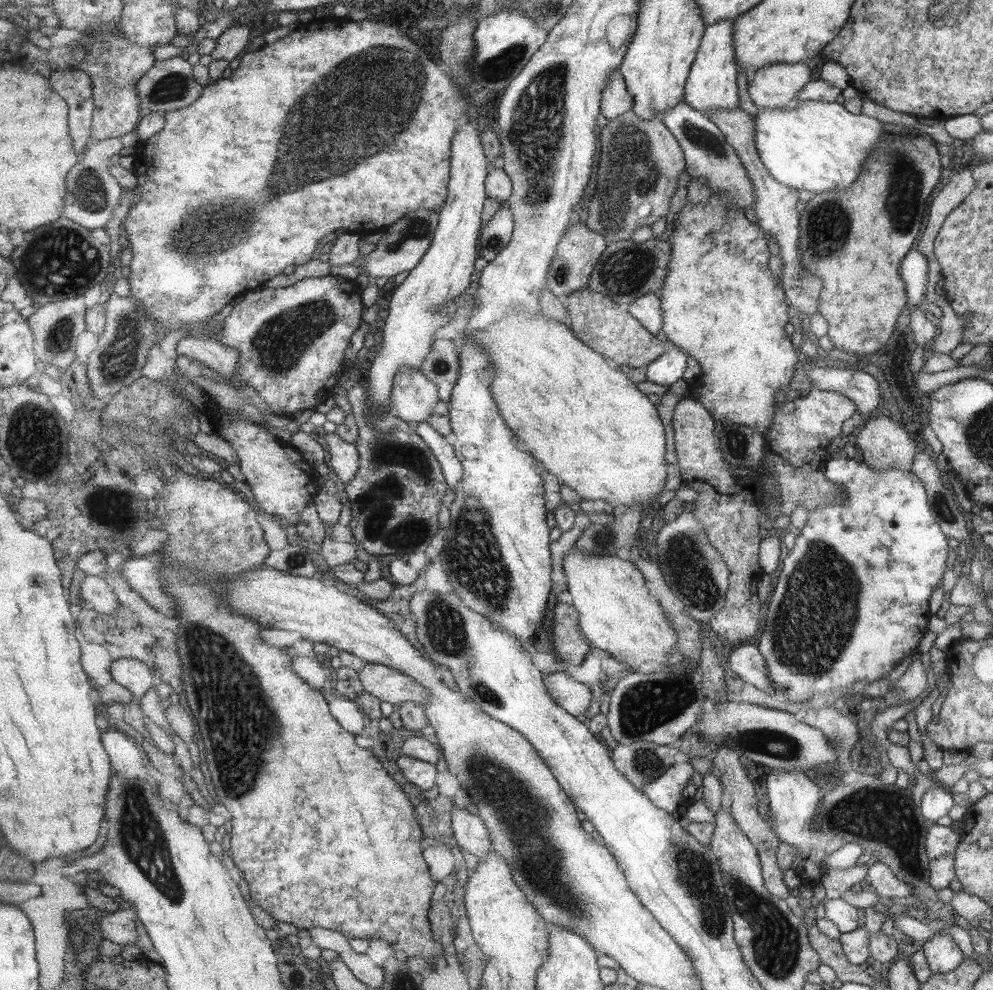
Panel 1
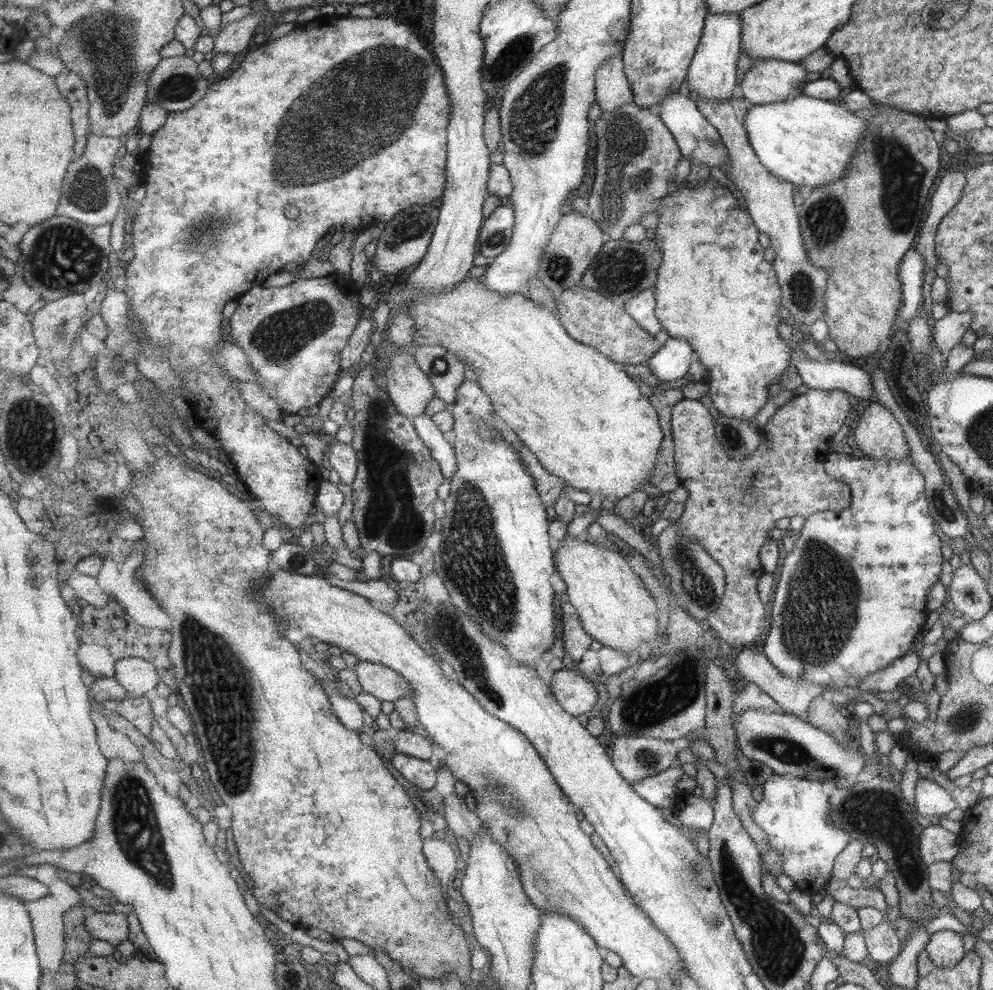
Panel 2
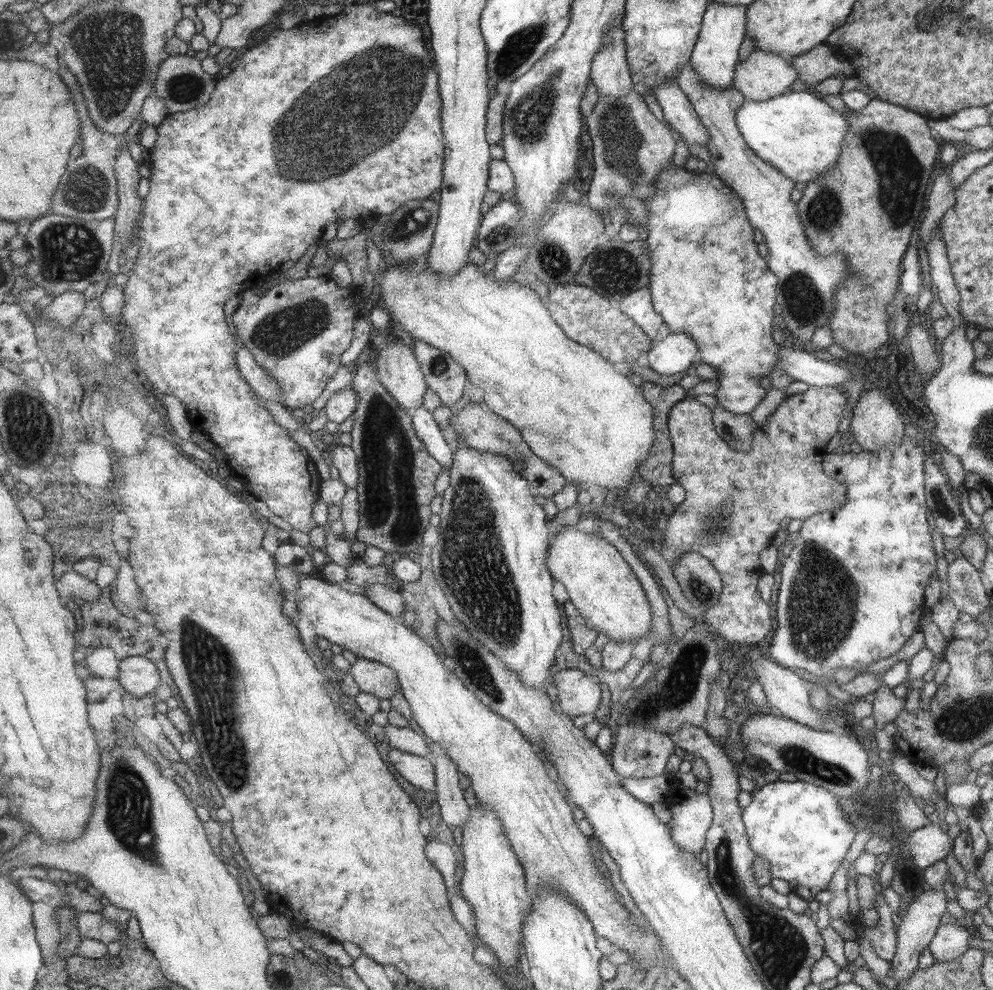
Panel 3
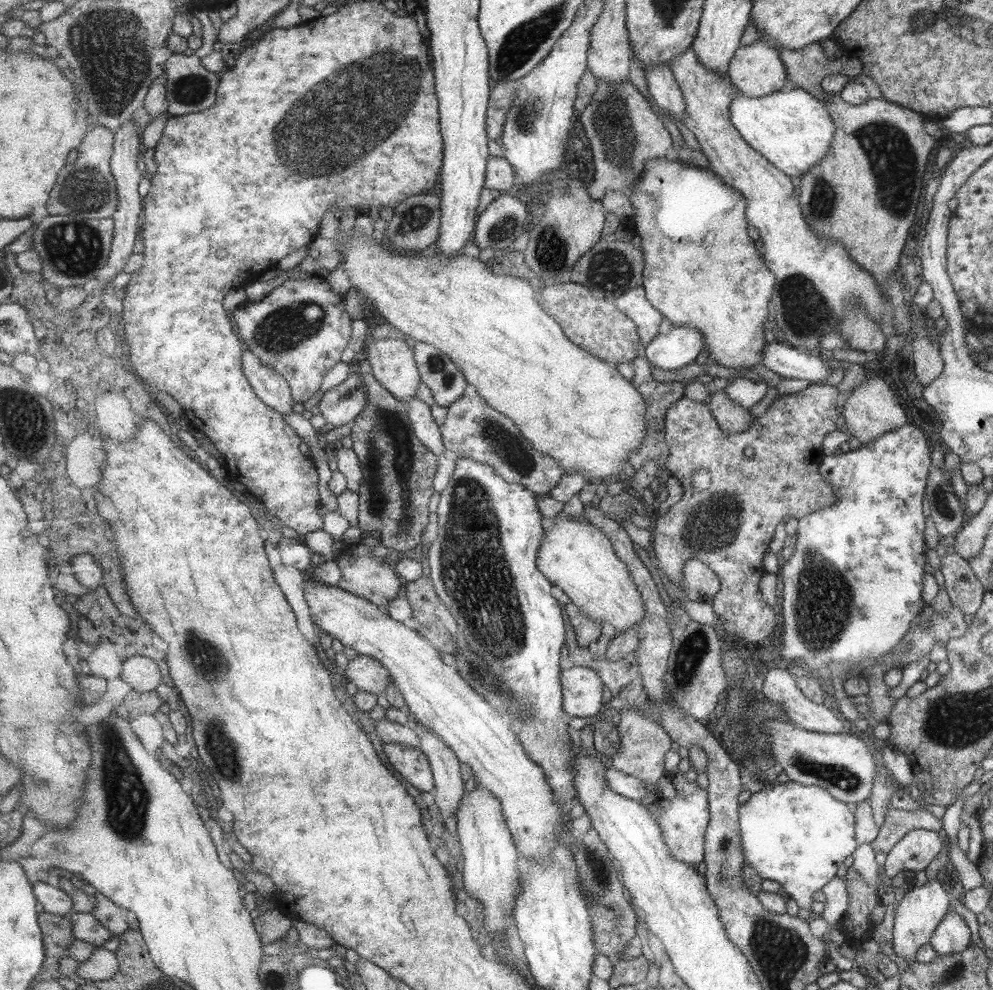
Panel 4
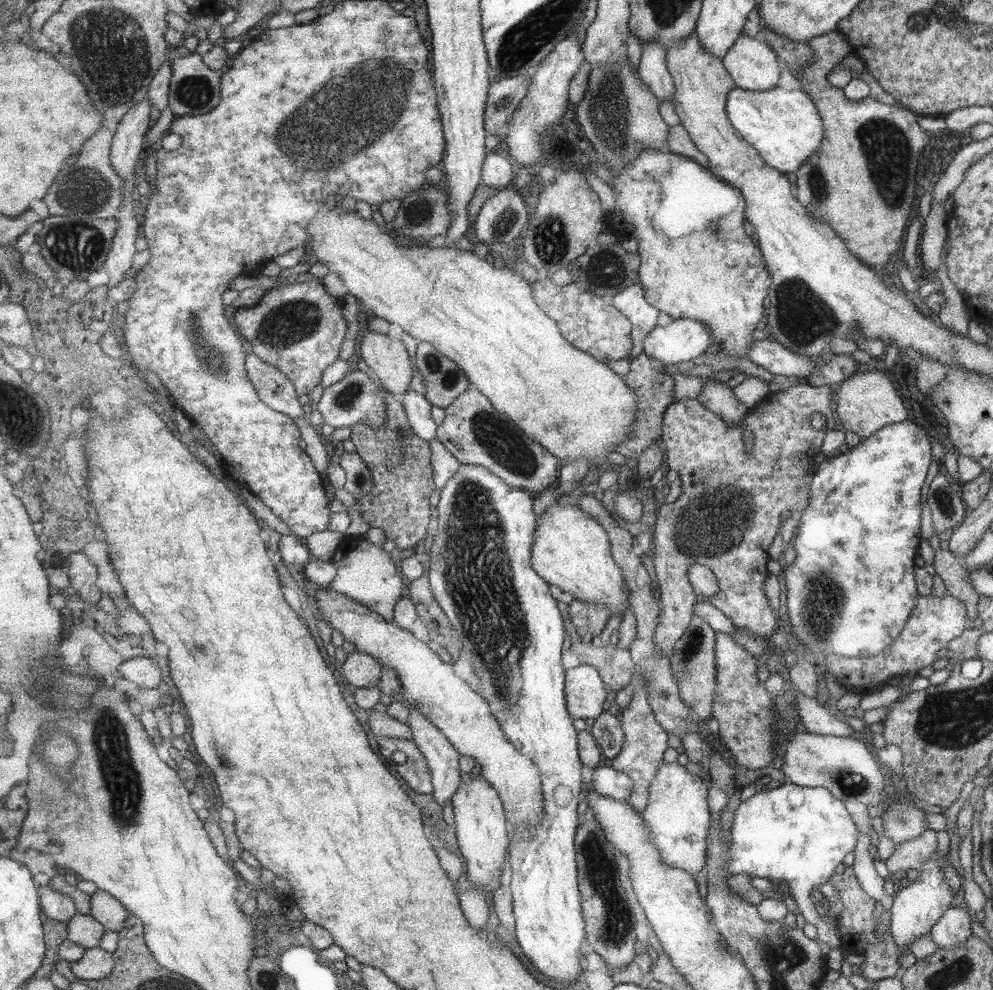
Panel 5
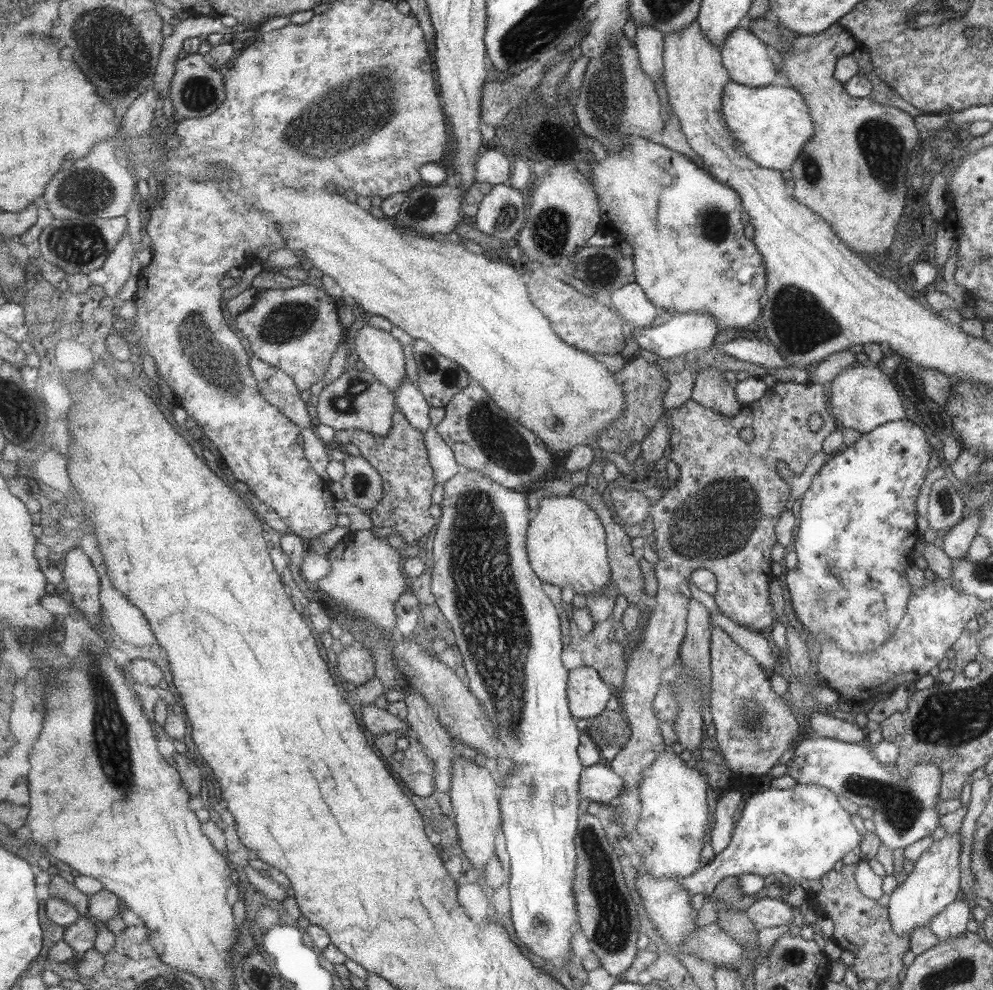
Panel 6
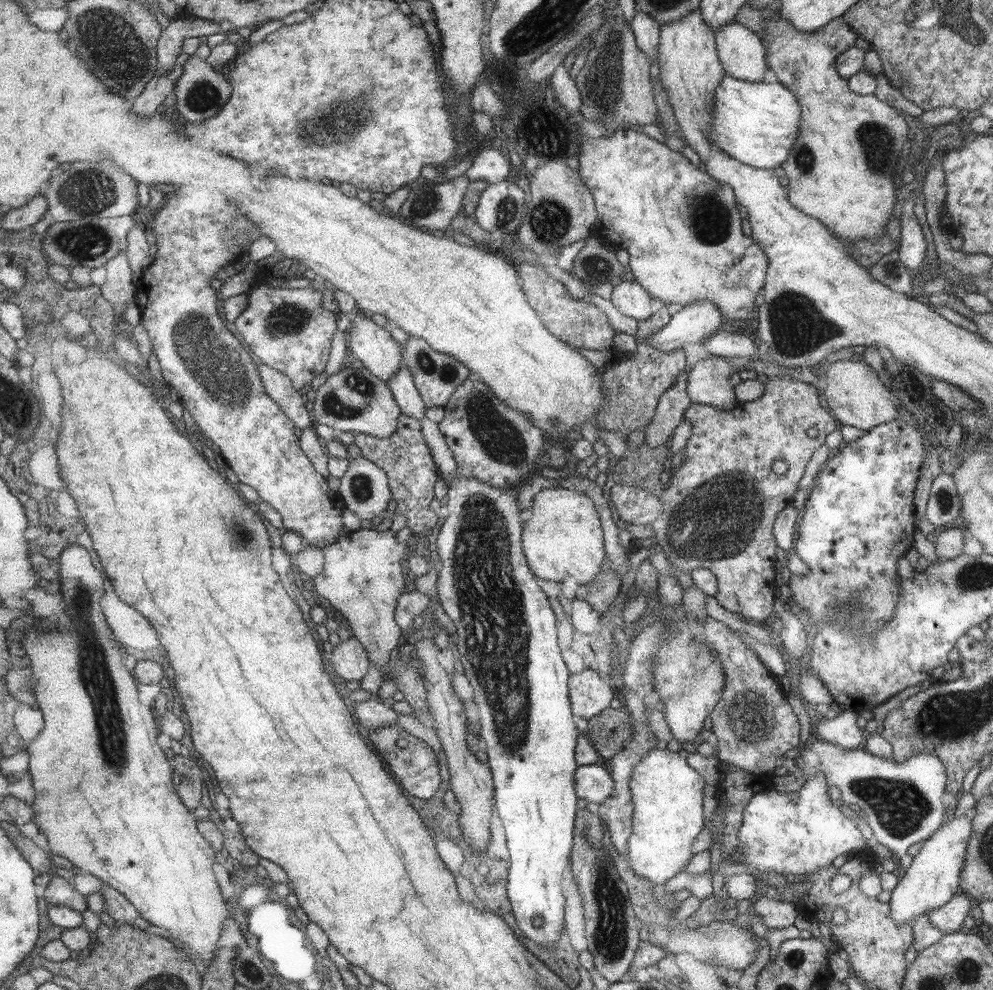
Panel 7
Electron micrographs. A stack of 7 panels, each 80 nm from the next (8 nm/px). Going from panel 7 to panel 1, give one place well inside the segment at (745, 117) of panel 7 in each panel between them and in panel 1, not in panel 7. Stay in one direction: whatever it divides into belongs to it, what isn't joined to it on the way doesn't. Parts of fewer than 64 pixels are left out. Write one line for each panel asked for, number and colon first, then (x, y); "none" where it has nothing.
1: (821, 147)
2: (806, 141)
3: (799, 134)
4: (791, 128)
5: (783, 126)
6: (770, 124)

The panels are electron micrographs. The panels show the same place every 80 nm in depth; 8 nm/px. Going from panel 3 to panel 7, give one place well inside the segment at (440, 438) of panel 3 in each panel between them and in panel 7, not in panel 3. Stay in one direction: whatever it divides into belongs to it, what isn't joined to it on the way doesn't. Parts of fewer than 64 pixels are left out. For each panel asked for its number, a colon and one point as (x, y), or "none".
4: (429, 432)
5: (419, 408)
6: (410, 399)
7: (408, 397)

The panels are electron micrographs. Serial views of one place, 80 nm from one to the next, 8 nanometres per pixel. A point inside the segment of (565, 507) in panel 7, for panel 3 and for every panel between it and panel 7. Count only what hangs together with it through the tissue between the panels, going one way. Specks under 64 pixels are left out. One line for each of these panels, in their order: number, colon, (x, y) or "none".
3: (605, 590)
4: (577, 557)
5: (570, 551)
6: (565, 542)

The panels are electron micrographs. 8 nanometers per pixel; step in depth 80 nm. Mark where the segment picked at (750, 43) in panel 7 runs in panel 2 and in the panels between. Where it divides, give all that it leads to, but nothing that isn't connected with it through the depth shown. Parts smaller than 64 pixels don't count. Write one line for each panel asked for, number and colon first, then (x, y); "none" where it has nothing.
2: (766, 81)
3: (762, 76)
4: (756, 70)
5: (750, 64)
6: (745, 58)

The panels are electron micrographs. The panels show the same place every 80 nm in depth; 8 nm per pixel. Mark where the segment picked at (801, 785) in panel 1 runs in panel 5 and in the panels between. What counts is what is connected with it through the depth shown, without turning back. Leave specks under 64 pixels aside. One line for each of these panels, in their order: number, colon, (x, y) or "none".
2: (794, 813)
3: (796, 827)
4: (798, 836)
5: (794, 836)

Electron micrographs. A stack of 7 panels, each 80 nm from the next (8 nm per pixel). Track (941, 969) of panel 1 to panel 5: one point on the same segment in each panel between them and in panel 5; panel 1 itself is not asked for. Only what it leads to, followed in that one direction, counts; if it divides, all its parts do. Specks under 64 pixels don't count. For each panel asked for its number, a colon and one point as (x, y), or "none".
2: (945, 949)
3: (950, 942)
4: (952, 935)
5: (952, 929)

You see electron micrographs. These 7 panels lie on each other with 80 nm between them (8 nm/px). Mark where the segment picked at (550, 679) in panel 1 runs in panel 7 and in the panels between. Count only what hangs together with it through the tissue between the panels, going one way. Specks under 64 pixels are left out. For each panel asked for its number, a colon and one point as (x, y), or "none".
2: (575, 695)
3: (577, 694)
4: (581, 688)
5: (584, 692)
6: (587, 694)
7: (588, 695)

